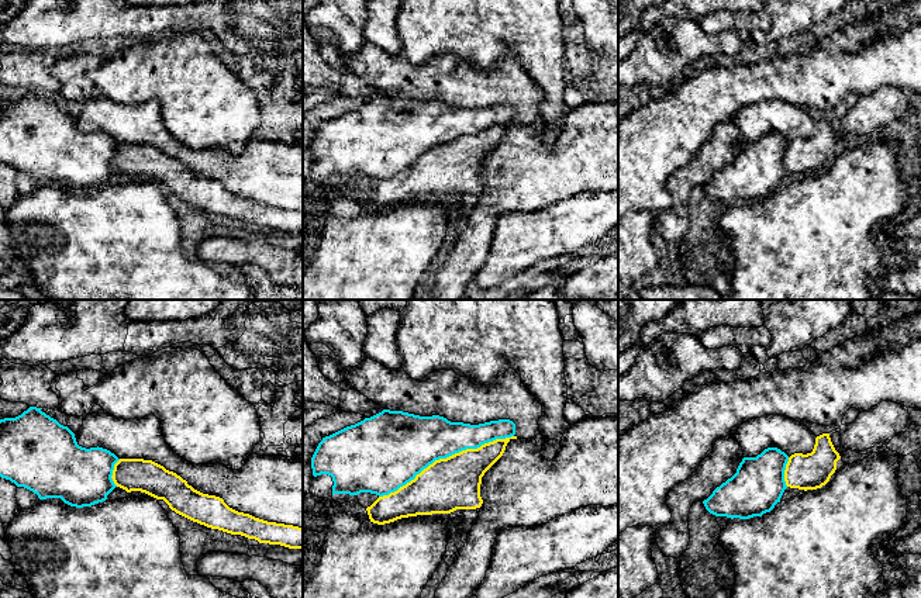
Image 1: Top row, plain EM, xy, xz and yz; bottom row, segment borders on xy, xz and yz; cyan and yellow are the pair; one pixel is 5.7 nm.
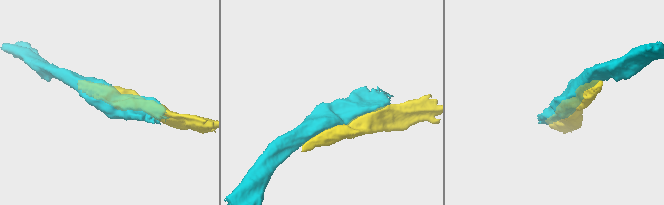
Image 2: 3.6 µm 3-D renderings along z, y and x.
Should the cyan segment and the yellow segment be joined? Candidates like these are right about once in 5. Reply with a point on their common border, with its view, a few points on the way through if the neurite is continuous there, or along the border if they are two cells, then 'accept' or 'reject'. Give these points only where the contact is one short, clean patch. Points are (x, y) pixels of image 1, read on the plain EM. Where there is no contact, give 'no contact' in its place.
xz (445, 142) | reject

